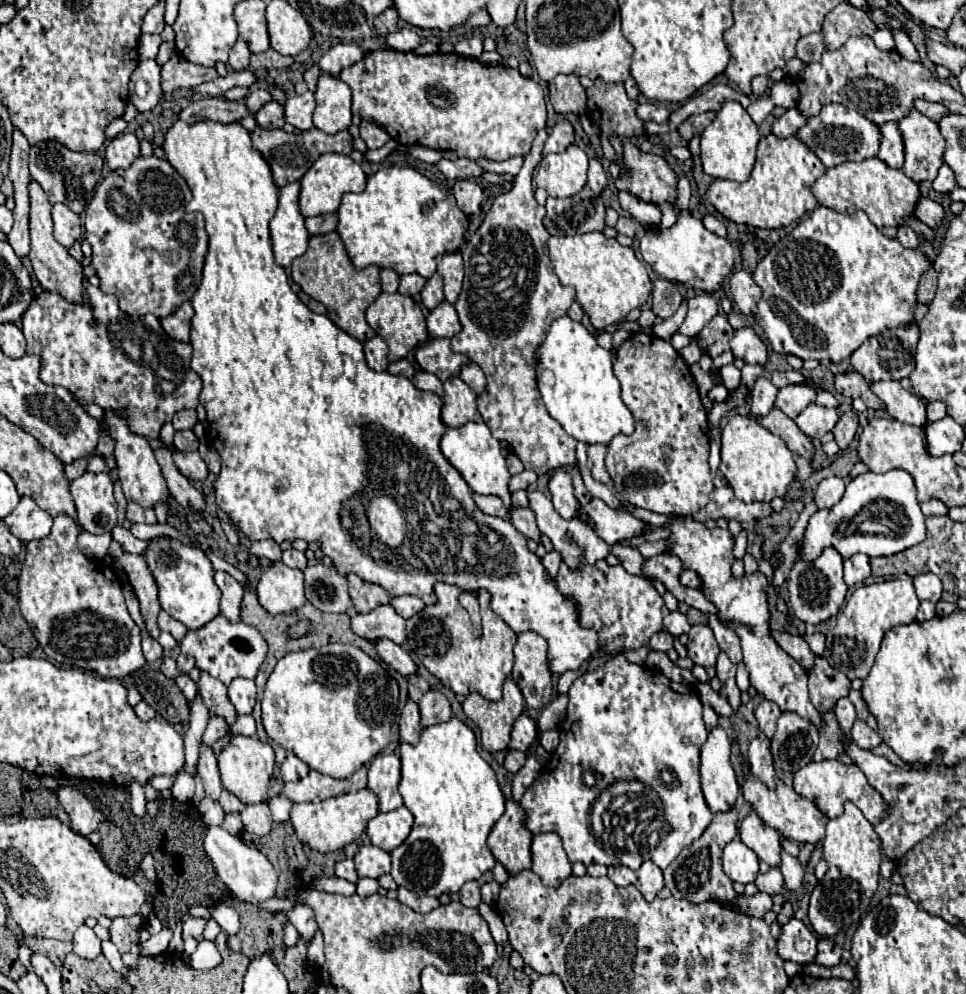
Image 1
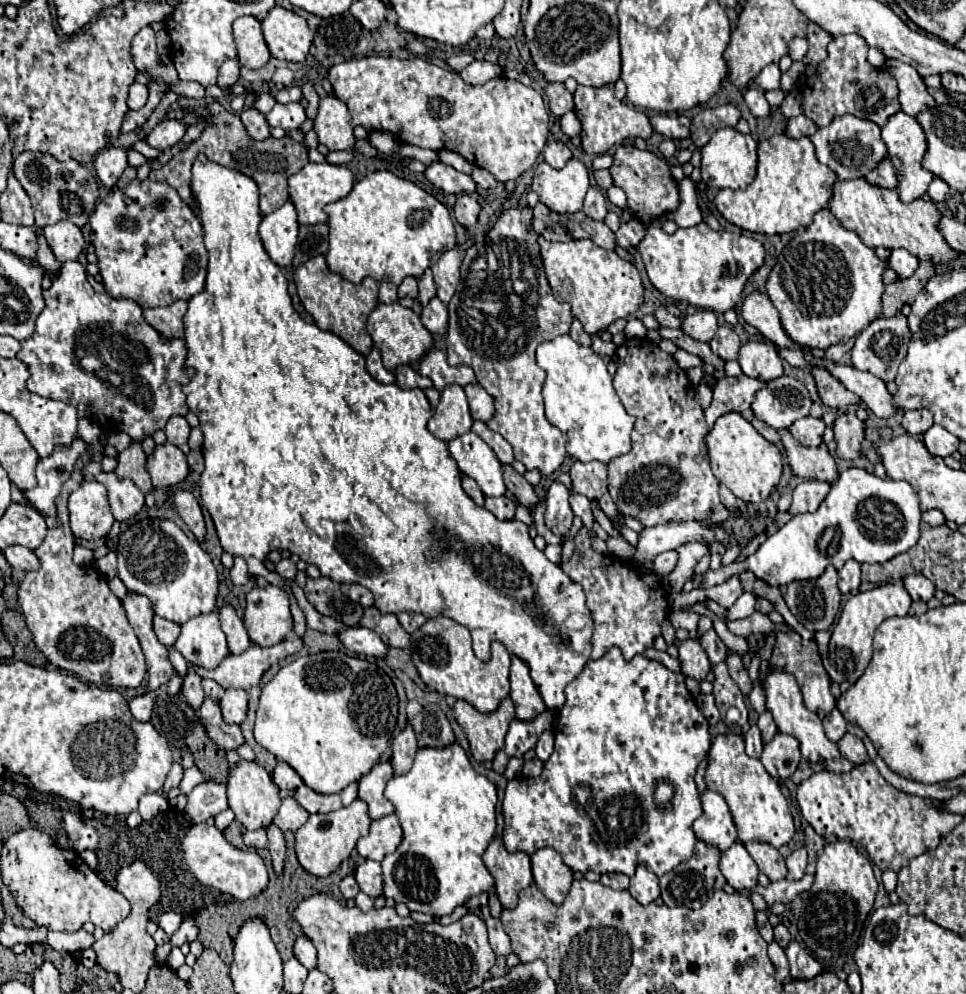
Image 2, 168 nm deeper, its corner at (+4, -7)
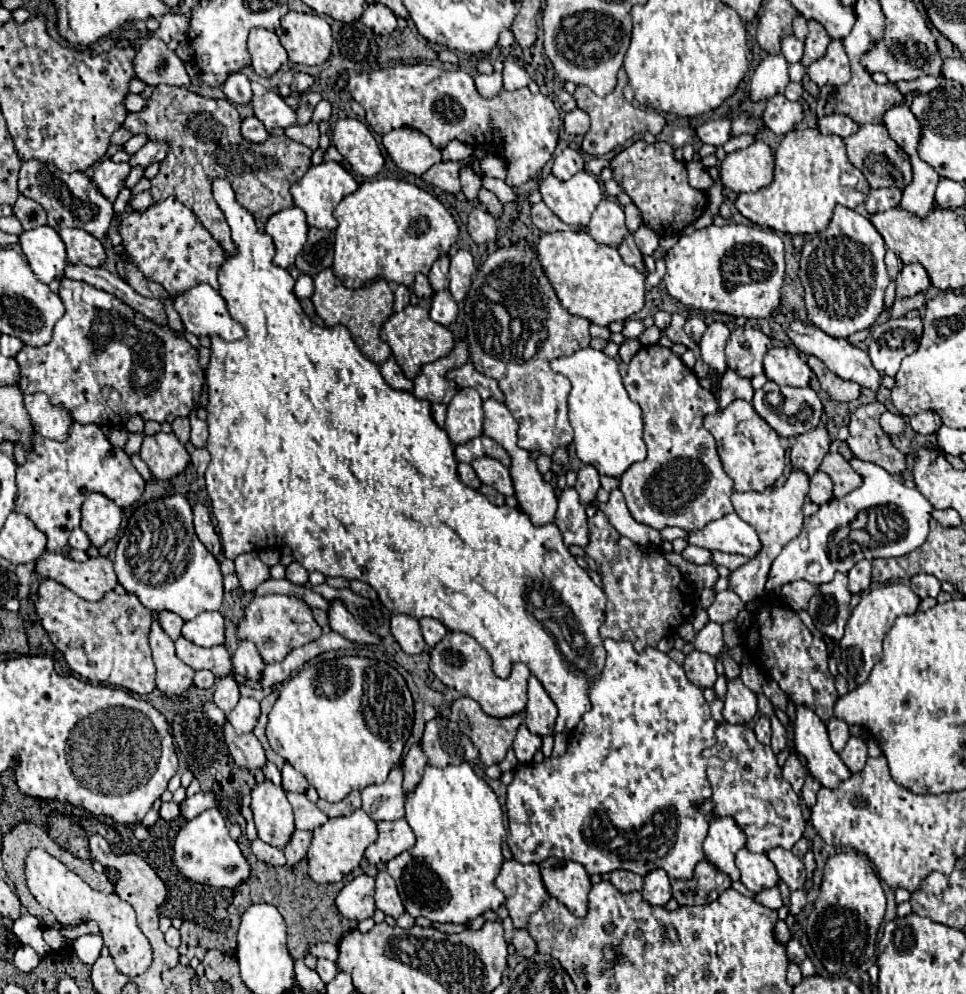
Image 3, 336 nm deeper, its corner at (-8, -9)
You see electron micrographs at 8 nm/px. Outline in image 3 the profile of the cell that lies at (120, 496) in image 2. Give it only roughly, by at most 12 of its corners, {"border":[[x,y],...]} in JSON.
{"border":[[98,424],[34,432],[14,512],[64,552],[90,492],[120,508],[144,478]]}

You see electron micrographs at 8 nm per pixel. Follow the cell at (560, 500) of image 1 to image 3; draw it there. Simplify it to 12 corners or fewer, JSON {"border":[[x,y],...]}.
{"border":[[574,488],[558,498],[556,524],[568,546],[588,544],[588,518]]}

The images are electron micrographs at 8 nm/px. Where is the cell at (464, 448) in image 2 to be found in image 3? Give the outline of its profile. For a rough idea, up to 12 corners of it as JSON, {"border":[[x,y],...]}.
{"border":[[482,456],[472,468],[482,484],[504,496],[514,494],[508,468]]}

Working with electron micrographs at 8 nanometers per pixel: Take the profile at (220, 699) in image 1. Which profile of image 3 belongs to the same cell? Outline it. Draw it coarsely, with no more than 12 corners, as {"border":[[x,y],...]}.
{"border":[[226,722],[224,738],[234,762],[254,772],[266,764],[254,734],[236,734]]}

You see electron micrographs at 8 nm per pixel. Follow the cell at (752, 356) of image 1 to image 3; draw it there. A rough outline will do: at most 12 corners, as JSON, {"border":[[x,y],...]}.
{"border":[[772,348],[764,372],[780,386],[808,386],[814,372],[796,348]]}

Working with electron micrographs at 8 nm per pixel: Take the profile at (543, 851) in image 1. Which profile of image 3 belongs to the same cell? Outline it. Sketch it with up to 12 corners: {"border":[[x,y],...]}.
{"border":[[582,864],[538,866],[548,894],[574,916],[588,912],[592,882]]}

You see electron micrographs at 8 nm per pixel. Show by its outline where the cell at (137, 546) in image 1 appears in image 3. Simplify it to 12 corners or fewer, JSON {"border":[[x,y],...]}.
{"border":[[74,528],[70,534],[72,548],[86,550],[90,540],[82,528]]}

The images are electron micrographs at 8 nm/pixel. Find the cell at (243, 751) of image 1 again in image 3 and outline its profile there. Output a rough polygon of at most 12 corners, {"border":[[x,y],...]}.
{"border":[[282,786],[252,790],[258,838],[284,850],[294,814]]}

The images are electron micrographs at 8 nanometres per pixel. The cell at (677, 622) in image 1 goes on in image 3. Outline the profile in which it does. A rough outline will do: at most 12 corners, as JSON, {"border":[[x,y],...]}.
{"border":[[734,592],[716,594],[708,608],[712,622],[736,620],[744,602]]}

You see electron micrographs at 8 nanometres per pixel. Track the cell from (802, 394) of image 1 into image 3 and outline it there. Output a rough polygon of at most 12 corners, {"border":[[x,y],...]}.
{"border":[[768,380],[754,410],[782,436],[814,430],[818,394]]}

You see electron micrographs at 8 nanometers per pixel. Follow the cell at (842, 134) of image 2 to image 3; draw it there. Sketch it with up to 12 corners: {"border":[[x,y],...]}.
{"border":[[884,124],[844,138],[850,162],[872,188],[904,190],[908,154]]}

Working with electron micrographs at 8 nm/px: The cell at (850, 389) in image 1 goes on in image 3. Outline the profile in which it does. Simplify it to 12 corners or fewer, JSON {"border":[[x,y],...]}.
{"border":[[808,356],[808,366],[820,386],[836,402],[860,396],[856,382],[846,382],[826,368],[820,358]]}

